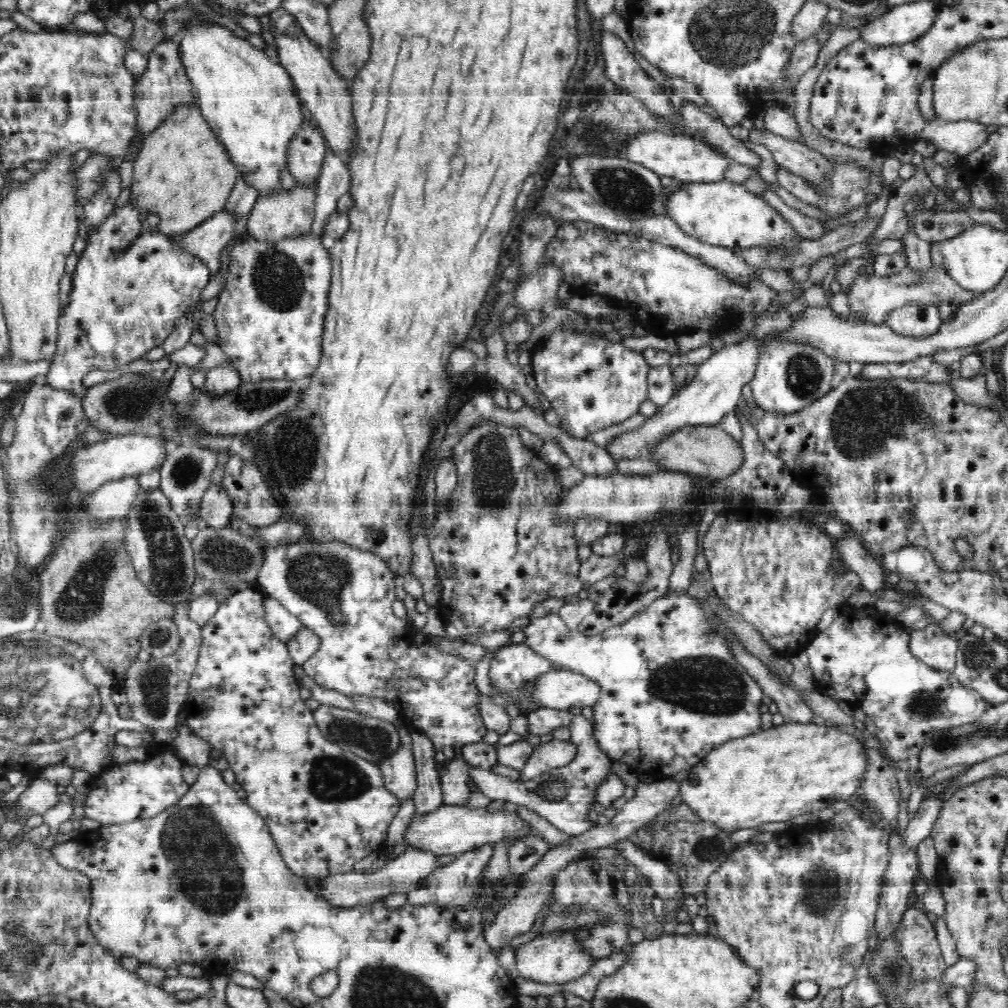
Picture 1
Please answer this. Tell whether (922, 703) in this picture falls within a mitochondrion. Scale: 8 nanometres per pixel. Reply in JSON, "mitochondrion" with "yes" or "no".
{"mitochondrion":"yes"}

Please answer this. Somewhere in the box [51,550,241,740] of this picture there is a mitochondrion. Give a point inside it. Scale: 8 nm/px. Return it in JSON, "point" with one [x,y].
{"point":[153,684]}

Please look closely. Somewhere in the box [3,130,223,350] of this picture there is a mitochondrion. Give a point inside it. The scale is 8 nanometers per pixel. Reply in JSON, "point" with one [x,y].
{"point":[118,287]}

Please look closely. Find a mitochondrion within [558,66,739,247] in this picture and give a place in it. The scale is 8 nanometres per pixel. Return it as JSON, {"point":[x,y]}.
{"point":[627,190]}

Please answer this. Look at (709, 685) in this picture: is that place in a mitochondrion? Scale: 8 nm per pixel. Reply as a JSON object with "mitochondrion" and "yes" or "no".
{"mitochondrion":"yes"}

